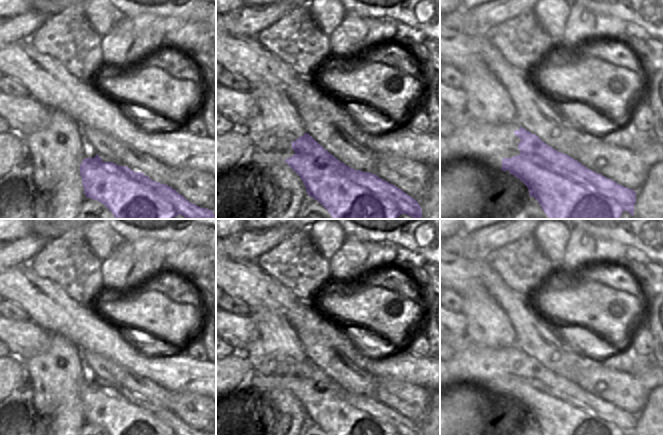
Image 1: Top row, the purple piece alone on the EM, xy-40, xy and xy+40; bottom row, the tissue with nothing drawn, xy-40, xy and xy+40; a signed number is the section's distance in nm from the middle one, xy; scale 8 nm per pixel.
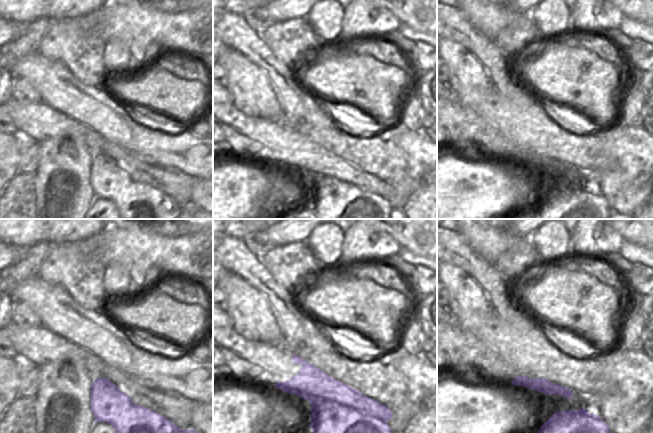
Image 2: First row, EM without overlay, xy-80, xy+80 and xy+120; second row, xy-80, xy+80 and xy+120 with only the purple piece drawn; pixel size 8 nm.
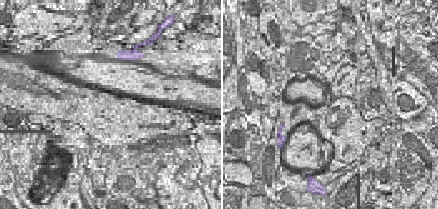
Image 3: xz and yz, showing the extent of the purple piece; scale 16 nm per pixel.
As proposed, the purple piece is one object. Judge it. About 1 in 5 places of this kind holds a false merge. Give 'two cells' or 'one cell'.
two cells

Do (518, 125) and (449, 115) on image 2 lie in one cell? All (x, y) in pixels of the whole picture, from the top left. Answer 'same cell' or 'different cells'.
different cells

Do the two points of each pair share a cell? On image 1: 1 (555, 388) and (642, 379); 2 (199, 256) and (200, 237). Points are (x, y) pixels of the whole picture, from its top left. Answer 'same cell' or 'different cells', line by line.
1: different cells
2: different cells

